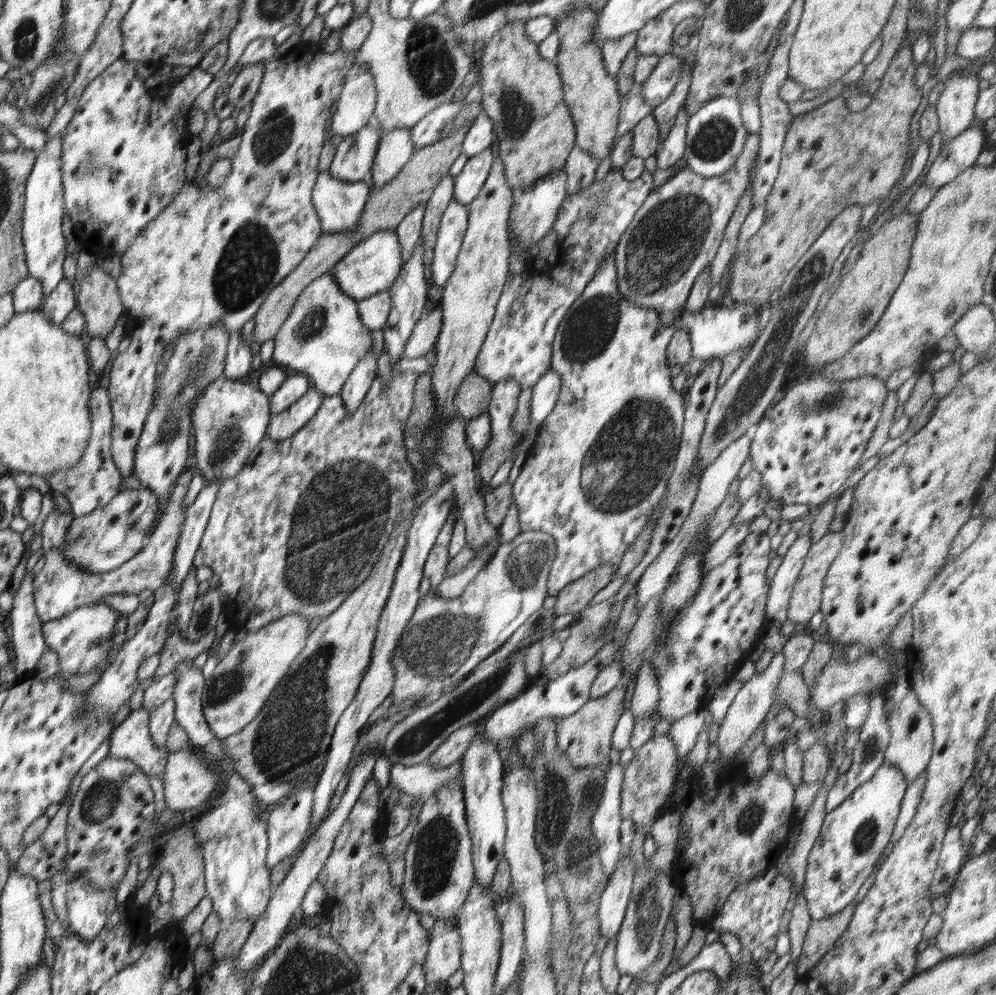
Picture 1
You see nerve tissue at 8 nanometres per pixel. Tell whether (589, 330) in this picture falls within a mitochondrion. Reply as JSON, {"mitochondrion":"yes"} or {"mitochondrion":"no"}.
{"mitochondrion":"yes"}

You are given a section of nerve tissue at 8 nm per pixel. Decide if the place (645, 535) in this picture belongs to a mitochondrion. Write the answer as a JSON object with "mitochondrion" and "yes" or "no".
{"mitochondrion":"no"}

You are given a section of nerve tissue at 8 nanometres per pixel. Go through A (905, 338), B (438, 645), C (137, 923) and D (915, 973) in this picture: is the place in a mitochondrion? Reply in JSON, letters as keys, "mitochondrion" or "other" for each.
{"A":"other","B":"mitochondrion","C":"other","D":"other"}

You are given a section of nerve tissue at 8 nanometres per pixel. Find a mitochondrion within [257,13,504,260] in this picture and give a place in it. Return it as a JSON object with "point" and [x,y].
{"point":[431,62]}

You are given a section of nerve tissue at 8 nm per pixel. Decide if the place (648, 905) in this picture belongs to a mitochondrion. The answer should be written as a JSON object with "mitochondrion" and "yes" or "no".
{"mitochondrion":"yes"}

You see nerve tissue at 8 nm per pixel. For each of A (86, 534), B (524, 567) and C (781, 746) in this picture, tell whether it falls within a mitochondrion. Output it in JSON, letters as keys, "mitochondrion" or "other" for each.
{"A":"mitochondrion","B":"mitochondrion","C":"other"}

